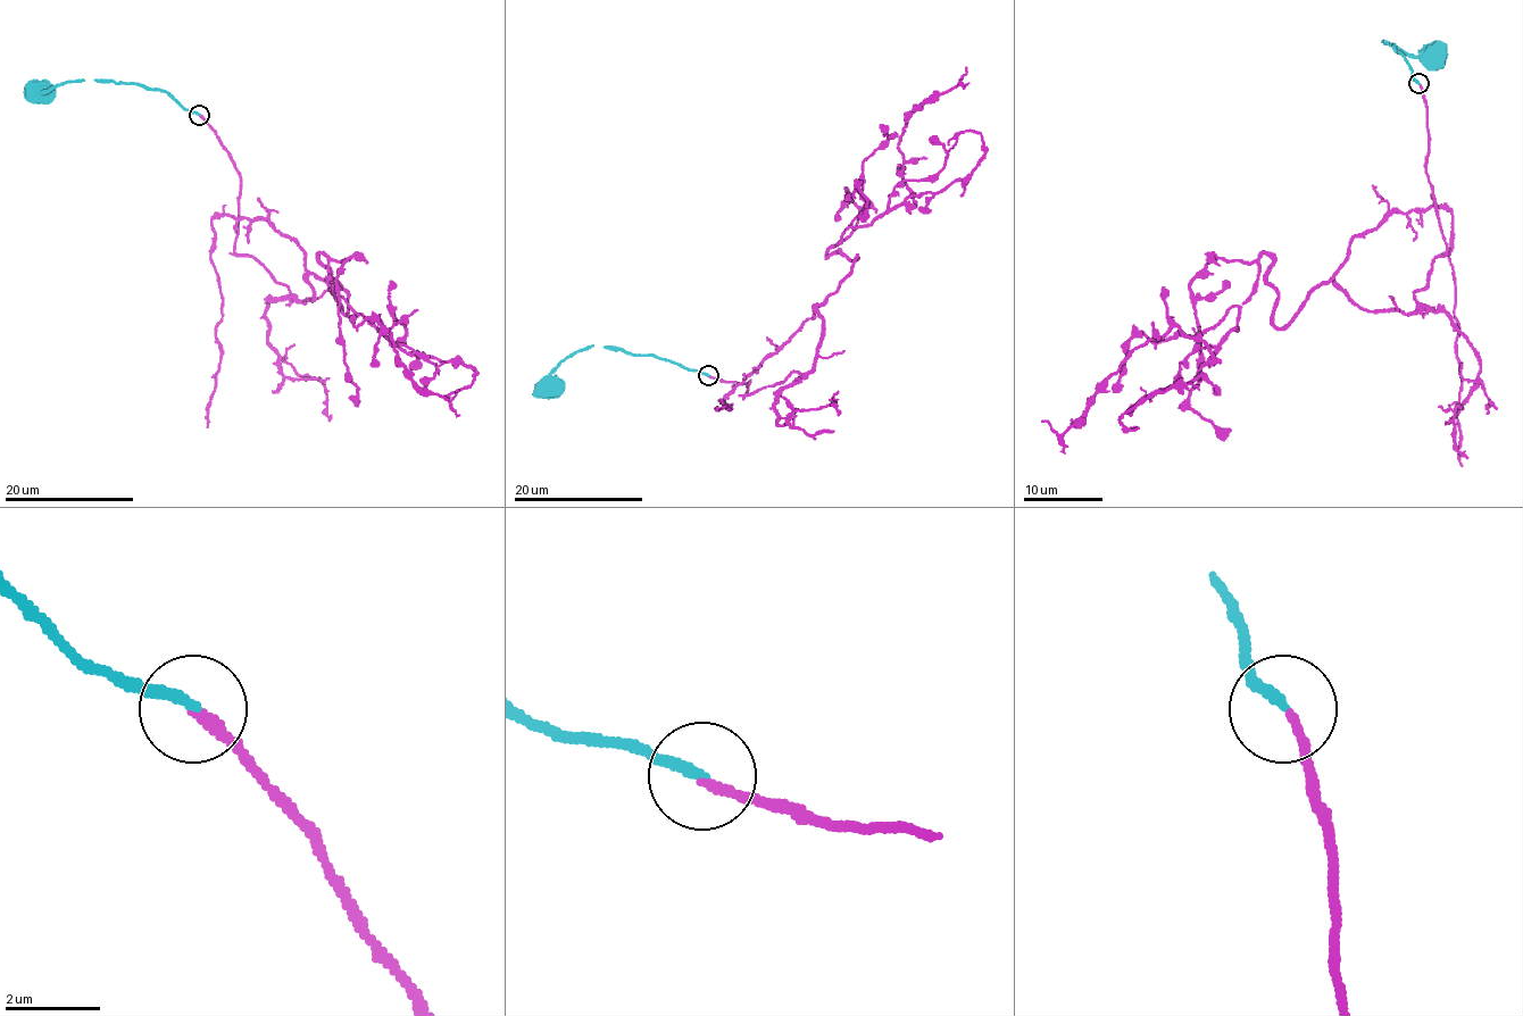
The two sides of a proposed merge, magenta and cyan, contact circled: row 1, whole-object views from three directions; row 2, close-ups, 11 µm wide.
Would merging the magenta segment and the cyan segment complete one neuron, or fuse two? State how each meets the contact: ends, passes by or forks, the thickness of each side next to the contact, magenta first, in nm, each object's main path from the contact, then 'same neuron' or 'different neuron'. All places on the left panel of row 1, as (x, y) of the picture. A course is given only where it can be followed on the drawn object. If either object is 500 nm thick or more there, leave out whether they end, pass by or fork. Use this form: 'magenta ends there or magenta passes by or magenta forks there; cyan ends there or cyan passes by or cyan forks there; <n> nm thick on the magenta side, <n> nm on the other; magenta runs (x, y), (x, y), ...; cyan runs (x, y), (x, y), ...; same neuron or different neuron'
magenta ends there; cyan ends there; 190 nm thick on the magenta side, 240 nm on the other; magenta runs (199, 114), (234, 251), (344, 314), (321, 254), (456, 390); cyan runs (199, 114), (183, 109), (165, 91), (142, 85), (80, 80), (57, 83), (44, 91), (41, 83), (39, 89); same neuron

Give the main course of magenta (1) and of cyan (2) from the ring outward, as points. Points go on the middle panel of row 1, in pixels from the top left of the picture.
1: (708, 376), (743, 397), (812, 368), (816, 308), (857, 257), (830, 249), (913, 207), (905, 121), (965, 67)
2: (708, 374), (651, 355), (631, 355), (589, 346), (566, 357), (554, 372), (548, 391)

